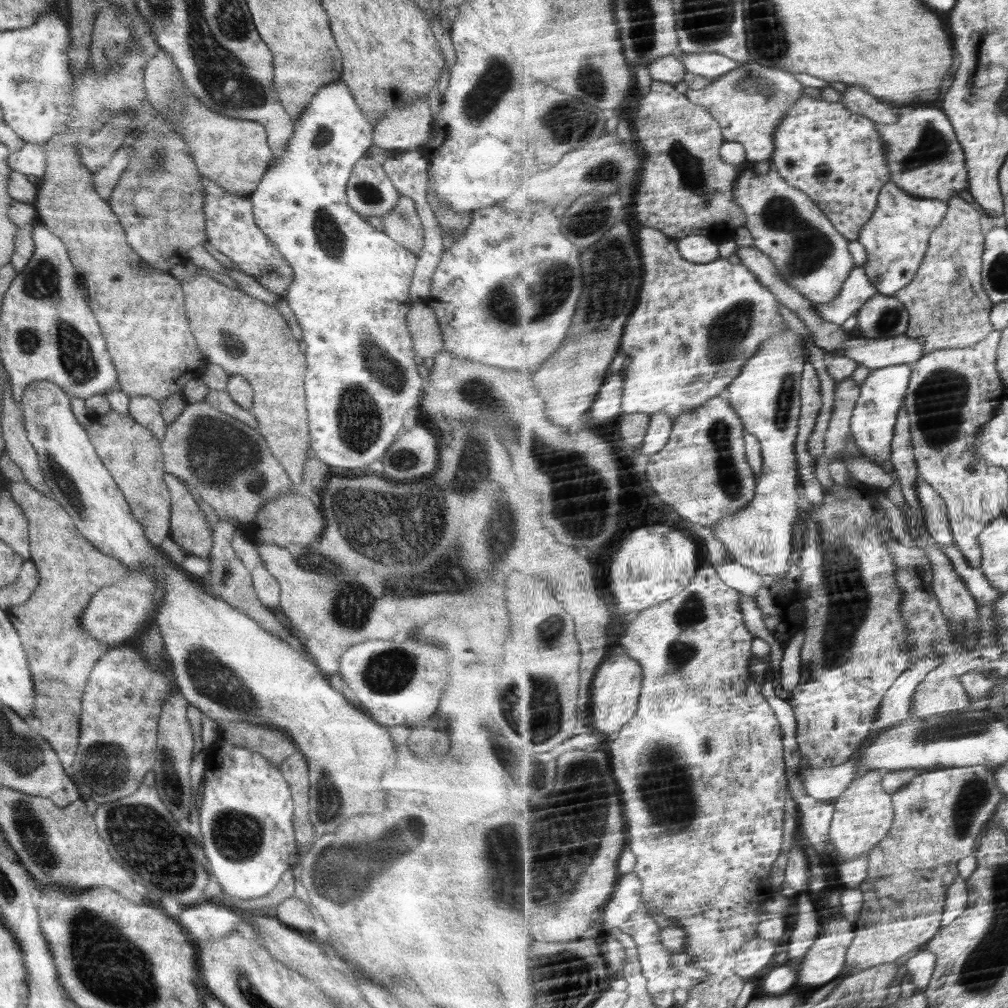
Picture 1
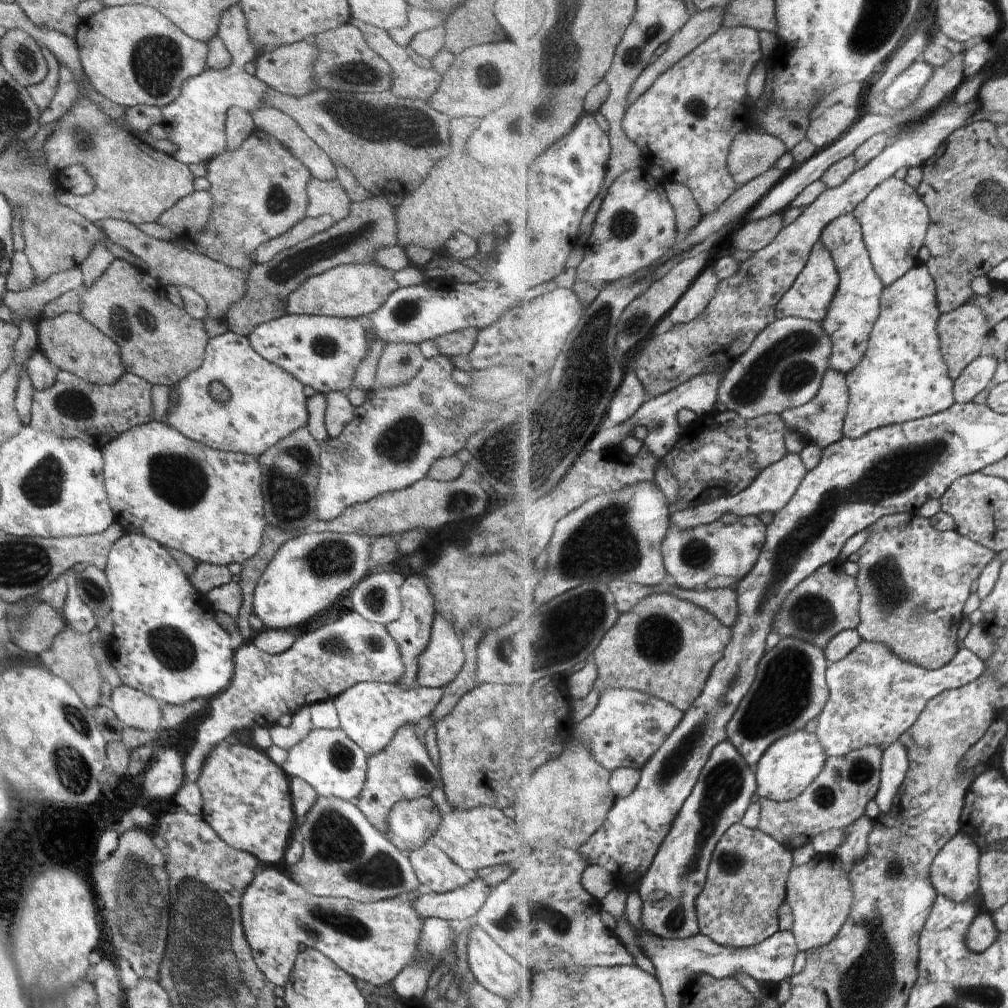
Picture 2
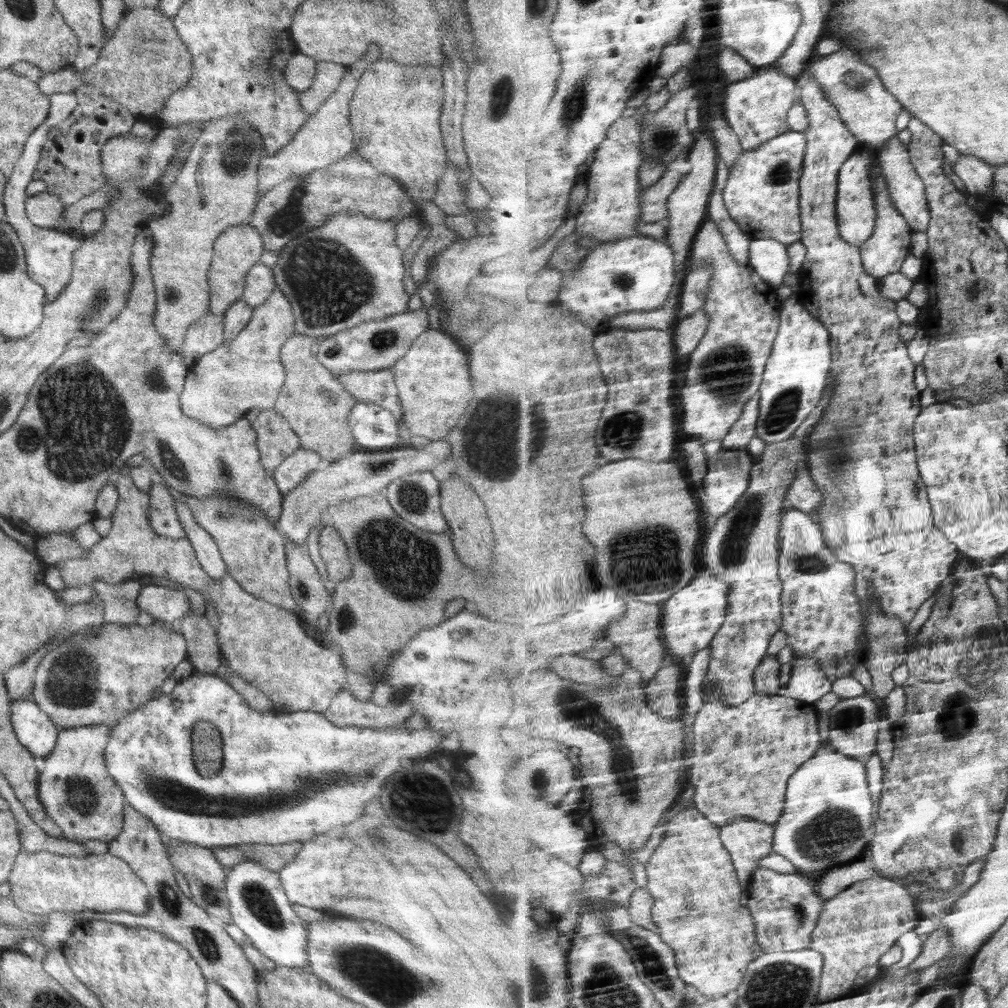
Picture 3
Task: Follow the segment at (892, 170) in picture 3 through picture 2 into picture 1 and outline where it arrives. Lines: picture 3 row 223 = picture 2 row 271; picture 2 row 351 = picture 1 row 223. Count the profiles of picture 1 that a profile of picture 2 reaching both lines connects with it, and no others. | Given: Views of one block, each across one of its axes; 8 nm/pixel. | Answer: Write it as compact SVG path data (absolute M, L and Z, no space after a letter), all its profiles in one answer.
M894 181L882 189L881 204L859 240L870 253L864 268L881 293L896 295L914 282L925 262L934 231L942 226L948 216L949 204L945 201L910 194Z

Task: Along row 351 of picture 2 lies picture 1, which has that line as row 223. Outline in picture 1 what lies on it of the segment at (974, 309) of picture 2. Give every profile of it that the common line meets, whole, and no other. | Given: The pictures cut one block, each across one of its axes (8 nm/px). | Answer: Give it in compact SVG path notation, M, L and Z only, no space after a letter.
M960 196L953 198L948 216L934 231L925 262L914 282L896 294L910 311L910 328L906 334L926 339L926 354L975 346L994 331L992 316L996 304L983 279L989 227L970 202Z

